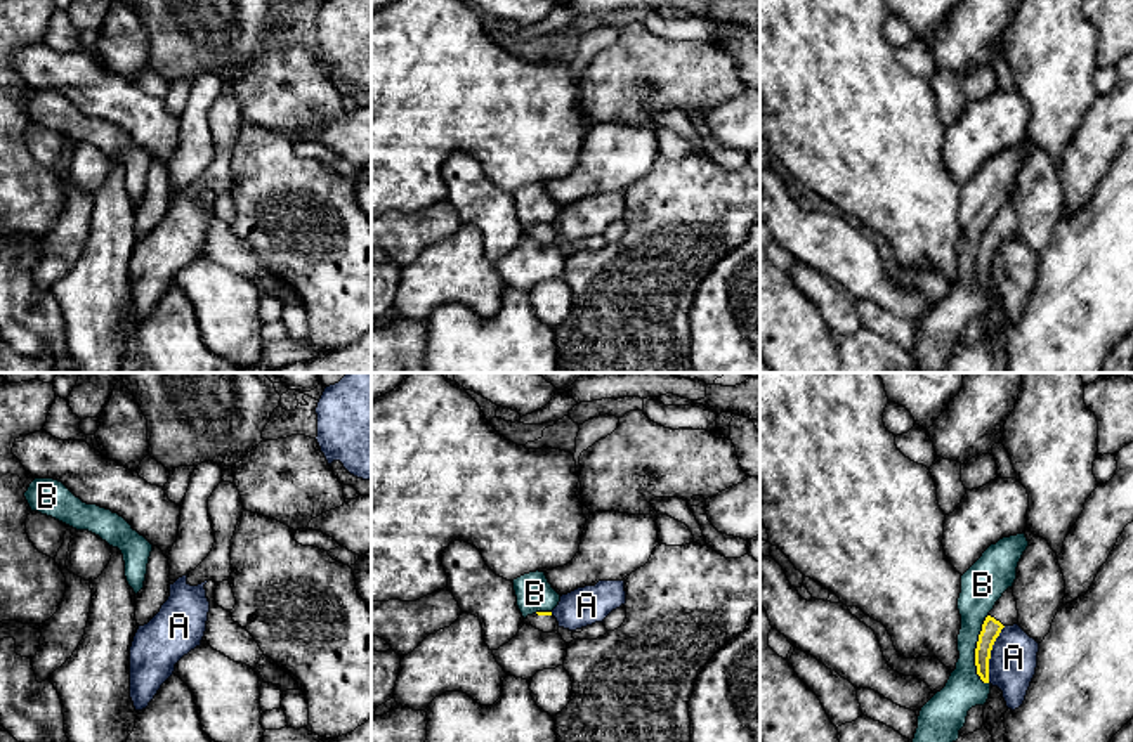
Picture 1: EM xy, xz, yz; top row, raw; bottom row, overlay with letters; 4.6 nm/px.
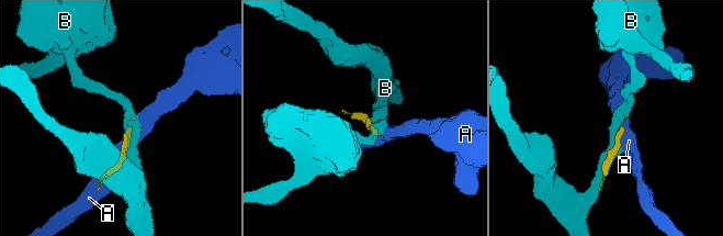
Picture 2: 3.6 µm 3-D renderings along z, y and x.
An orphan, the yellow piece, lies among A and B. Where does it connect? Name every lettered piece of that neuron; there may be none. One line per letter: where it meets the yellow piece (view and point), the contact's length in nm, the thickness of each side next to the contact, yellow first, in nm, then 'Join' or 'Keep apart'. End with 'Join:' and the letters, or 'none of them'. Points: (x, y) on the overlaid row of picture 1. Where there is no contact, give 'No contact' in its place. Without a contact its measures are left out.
A: Touches yellow at yz (989, 654). Shared border 280 nm. Thickness 90 nm (yellow) against 220 nm. Keep apart
B: Touches yellow at yz (975, 649). Shared border 320 nm. Thickness 90 nm (yellow) against 180 nm. Keep apart
Join: none of them

